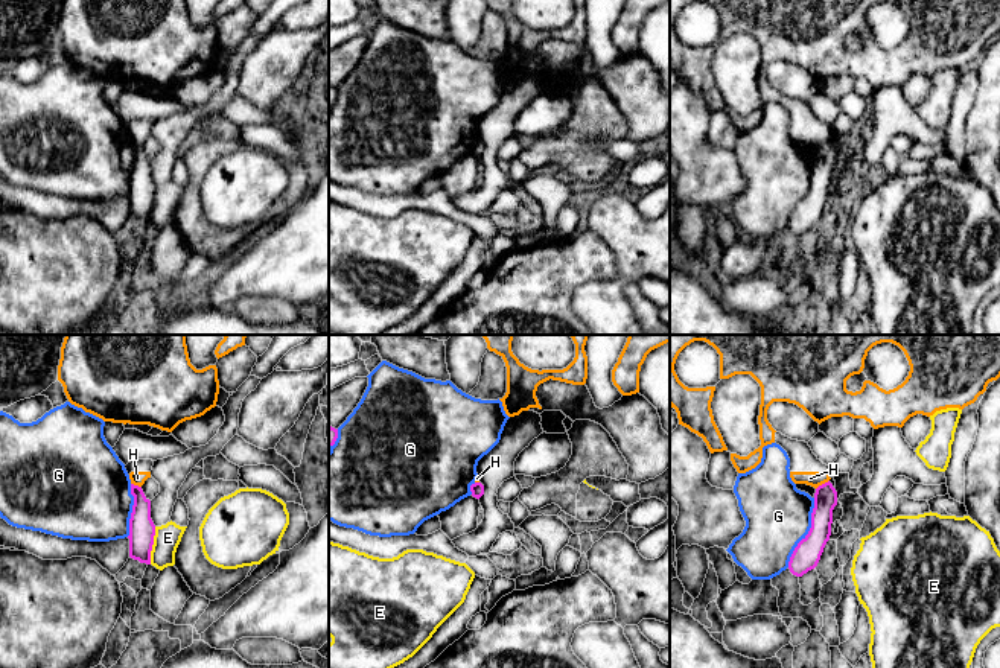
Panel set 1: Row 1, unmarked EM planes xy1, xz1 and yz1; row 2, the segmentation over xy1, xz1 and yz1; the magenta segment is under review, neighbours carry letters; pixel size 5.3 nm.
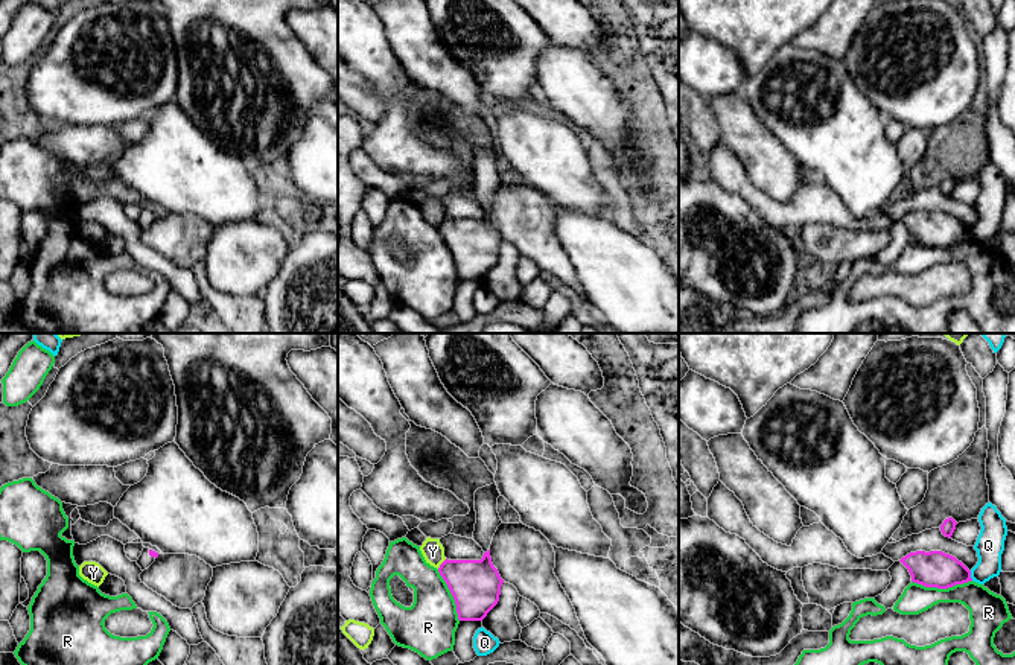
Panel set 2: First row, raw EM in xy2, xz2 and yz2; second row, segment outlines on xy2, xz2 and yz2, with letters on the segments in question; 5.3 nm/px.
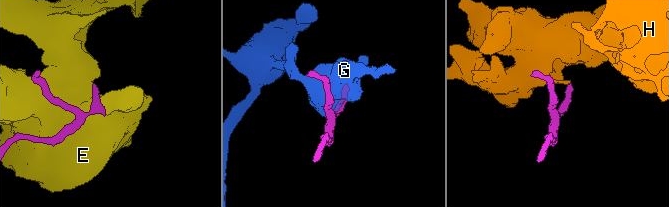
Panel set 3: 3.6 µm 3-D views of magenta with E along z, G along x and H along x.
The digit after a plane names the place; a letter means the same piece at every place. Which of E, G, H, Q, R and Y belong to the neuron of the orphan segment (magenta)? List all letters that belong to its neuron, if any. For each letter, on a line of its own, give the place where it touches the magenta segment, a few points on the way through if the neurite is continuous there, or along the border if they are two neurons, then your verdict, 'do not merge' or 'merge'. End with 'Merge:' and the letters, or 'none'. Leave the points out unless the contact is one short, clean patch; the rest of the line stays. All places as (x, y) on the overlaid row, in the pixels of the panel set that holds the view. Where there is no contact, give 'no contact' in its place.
E: contact xy1 (152, 543); border xy1 (156, 527), (149, 563); do not merge
G: contact yz1 (808, 533); do not merge
H: contact yz1 (822, 484); border yz1 (828, 480), (816, 489); do not merge
Q: contact yz2 (970, 575); do not merge
R: contact yz2 (942, 588); do not merge
Y: contact xz2 (442, 563); do not merge
Merge: none

